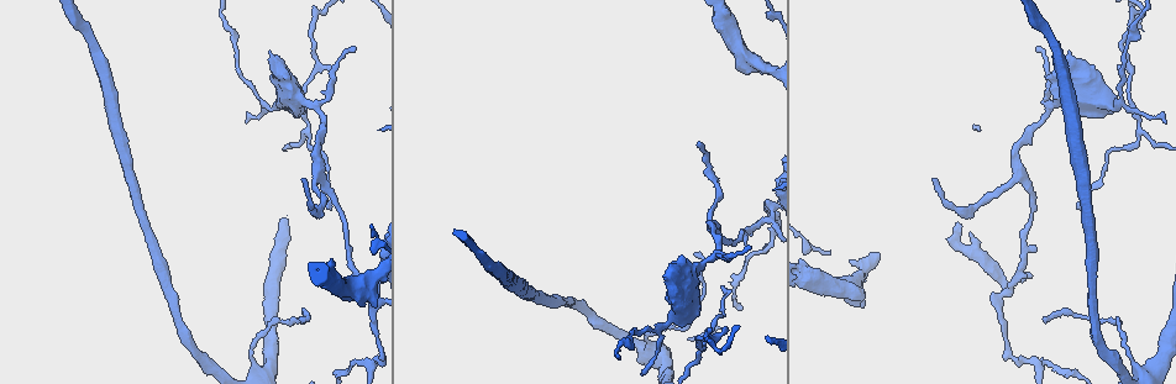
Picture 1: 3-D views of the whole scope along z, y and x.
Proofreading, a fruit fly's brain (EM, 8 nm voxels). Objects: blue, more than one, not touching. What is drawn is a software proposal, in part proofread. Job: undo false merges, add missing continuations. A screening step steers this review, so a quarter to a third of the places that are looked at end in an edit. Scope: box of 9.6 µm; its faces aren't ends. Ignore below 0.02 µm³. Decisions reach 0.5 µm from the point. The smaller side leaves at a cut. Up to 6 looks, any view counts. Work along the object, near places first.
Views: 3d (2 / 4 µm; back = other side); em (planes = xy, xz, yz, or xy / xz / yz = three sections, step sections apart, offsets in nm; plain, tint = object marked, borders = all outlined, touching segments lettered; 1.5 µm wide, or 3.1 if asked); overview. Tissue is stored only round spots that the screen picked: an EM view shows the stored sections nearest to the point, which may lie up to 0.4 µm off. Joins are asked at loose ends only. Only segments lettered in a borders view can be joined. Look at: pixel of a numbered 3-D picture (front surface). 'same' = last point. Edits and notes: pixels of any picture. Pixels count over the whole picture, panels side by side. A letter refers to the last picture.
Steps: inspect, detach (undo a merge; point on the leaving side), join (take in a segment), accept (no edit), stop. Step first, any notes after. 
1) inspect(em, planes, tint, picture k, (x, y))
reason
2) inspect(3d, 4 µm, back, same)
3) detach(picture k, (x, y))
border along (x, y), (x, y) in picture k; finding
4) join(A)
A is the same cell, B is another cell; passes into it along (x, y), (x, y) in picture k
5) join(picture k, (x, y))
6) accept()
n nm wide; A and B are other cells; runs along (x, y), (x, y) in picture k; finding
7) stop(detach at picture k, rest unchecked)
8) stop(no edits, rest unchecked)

inspect(em, planes, borders, picture 1, (329, 64))
branch stops here

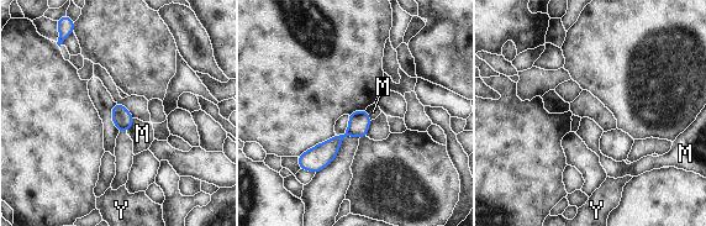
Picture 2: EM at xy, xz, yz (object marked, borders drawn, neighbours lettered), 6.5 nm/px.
accept()
M touches over 100 nm; M and Y are other cells; border along (133, 119), (126, 131) in picture 2; no lettered segment goes on from it

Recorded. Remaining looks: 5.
inspect(3d, 2 µm, picture 1, (1038, 46))
free end

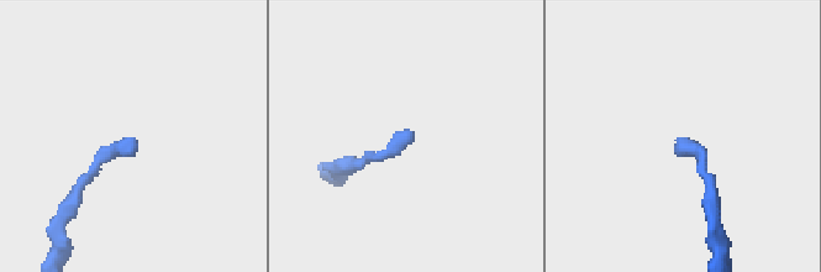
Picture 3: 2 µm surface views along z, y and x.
inspect(em, xy, step 4, borders, picture 3, (130, 140))
need the tissue

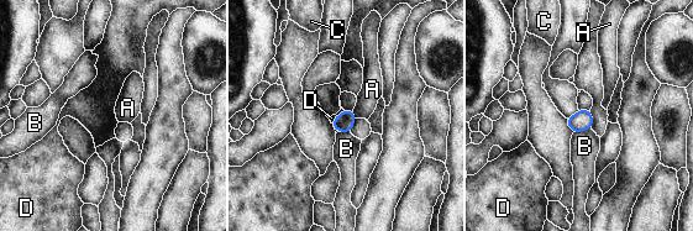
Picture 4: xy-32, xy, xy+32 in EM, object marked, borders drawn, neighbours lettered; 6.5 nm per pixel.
accept()
A, B, C and D are other cells; no lettered segment goes on from it

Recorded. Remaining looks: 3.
inspect(em, planes, borders, picture 1, (722, 287))
end of a long branch

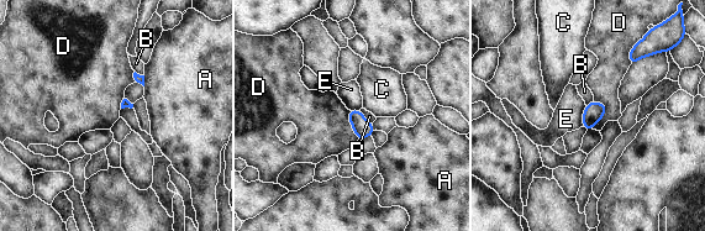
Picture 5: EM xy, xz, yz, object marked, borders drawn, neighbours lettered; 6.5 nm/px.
accept()
A, B, C, D and E are other cells; border along (598, 100), (605, 114), (592, 127) in picture 5; none of them fits

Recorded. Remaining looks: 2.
stop(no edits, rest unchecked)

